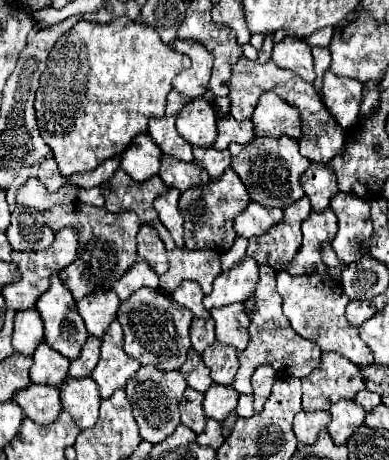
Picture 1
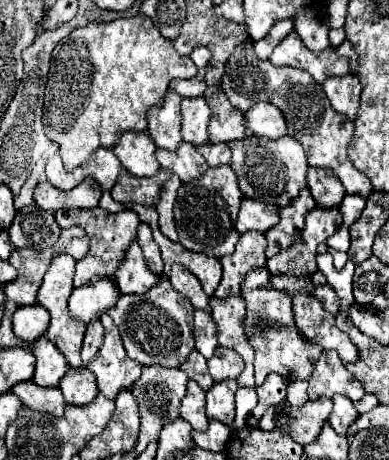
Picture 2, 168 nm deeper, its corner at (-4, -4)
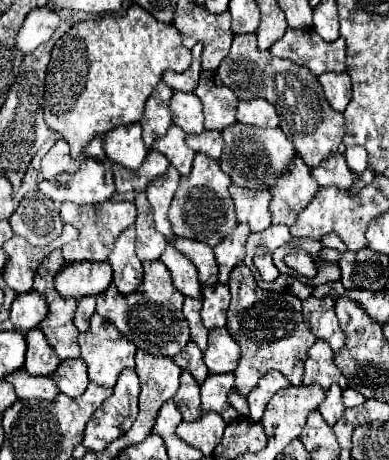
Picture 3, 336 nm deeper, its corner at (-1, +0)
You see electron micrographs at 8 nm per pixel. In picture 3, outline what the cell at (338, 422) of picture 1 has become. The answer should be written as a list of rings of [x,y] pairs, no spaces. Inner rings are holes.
[[[332,385],[326,391],[326,399],[320,403],[318,411],[322,413],[322,417],[326,419],[328,425],[334,425],[338,421],[338,417],[342,417],[344,413],[344,405],[342,405],[342,389],[338,385]]]

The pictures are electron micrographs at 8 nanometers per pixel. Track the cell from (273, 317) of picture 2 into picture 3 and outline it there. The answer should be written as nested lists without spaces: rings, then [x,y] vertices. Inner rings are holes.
[[[244,263],[232,269],[228,289],[232,295],[232,303],[228,307],[226,329],[242,349],[240,363],[234,371],[238,393],[246,397],[256,387],[260,377],[264,377],[272,369],[280,371],[292,385],[300,385],[306,353],[316,341],[302,319],[302,301],[292,293],[260,289]]]

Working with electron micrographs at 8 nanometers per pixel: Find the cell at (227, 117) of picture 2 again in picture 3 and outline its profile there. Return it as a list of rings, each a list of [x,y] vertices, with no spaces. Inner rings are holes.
[[[202,71],[196,95],[204,105],[204,129],[222,131],[236,123],[236,105],[238,99],[232,89],[222,87],[216,71]]]

